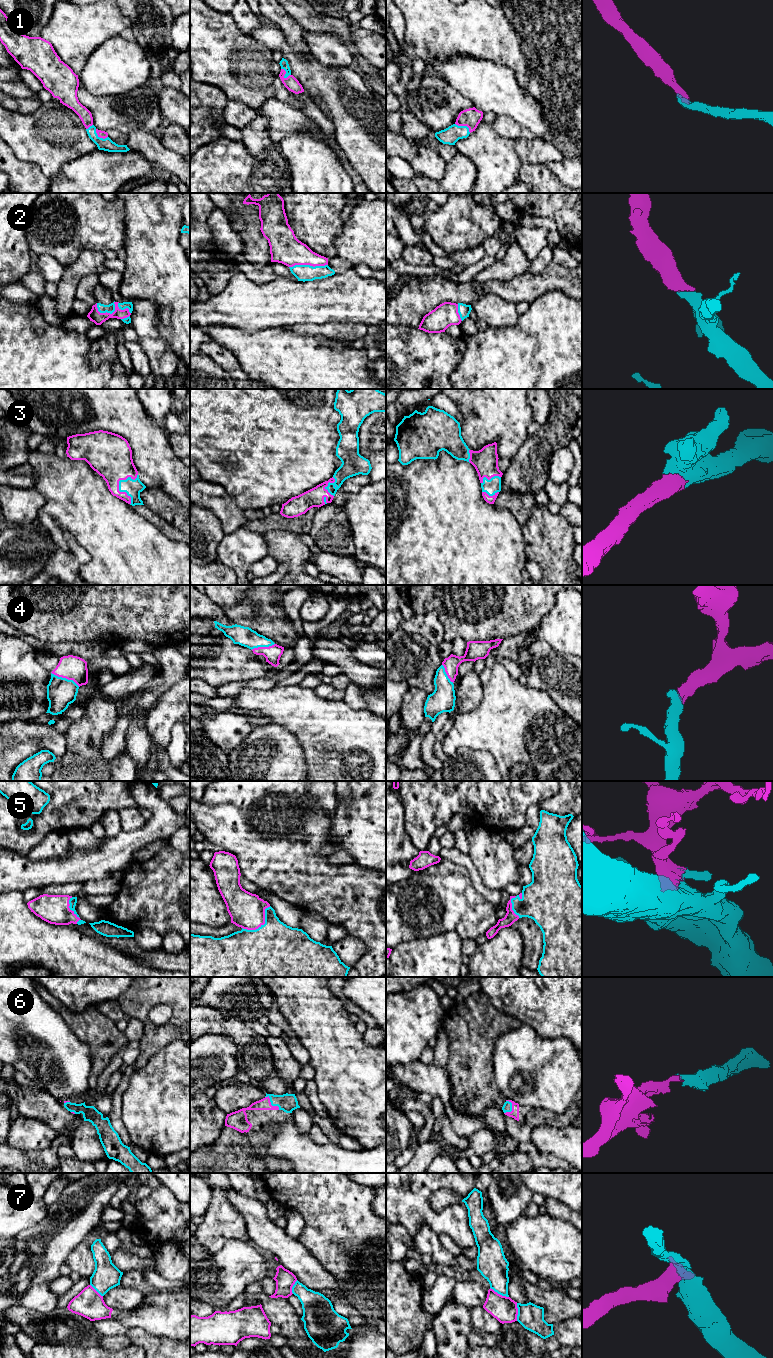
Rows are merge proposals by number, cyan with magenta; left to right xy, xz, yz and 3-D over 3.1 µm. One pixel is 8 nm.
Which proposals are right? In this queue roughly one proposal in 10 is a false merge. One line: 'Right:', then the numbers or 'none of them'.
Right: 1, 2, 3, 4, 5, 6

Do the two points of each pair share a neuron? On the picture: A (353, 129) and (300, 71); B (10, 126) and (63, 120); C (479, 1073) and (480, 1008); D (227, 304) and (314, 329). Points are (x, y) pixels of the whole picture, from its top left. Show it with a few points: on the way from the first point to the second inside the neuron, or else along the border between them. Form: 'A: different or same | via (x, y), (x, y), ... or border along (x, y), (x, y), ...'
A: same | via (344, 113), (343, 109), (316, 82)
B: same | via (23, 126), (30, 126), (33, 123), (50, 123)
C: same | via (479, 1057), (479, 1024)
D: different | border along (320, 324), (296, 323), (281, 326)

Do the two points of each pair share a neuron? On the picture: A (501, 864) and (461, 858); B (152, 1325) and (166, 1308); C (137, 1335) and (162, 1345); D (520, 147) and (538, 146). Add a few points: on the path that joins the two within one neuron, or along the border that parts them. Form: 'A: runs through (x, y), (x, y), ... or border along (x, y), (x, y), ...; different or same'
A: border along (467, 853), (483, 881); different
B: runs through (156, 1321), (165, 1312); same
C: runs through (143, 1339), (152, 1345), (156, 1345); same
D: runs through (524, 147), (534, 147); same

